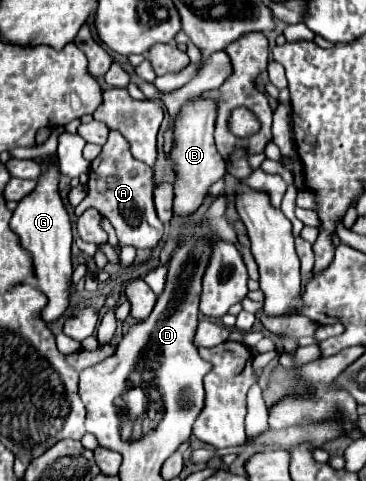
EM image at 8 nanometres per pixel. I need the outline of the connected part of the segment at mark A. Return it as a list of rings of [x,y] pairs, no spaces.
[[[111,131],[107,143],[103,145],[97,159],[91,161],[89,173],[89,195],[75,207],[75,215],[80,217],[87,207],[99,209],[117,231],[119,247],[131,245],[135,249],[155,249],[163,235],[163,223],[159,221],[153,207],[153,173],[141,161],[135,161],[129,151],[129,141],[119,133]]]

